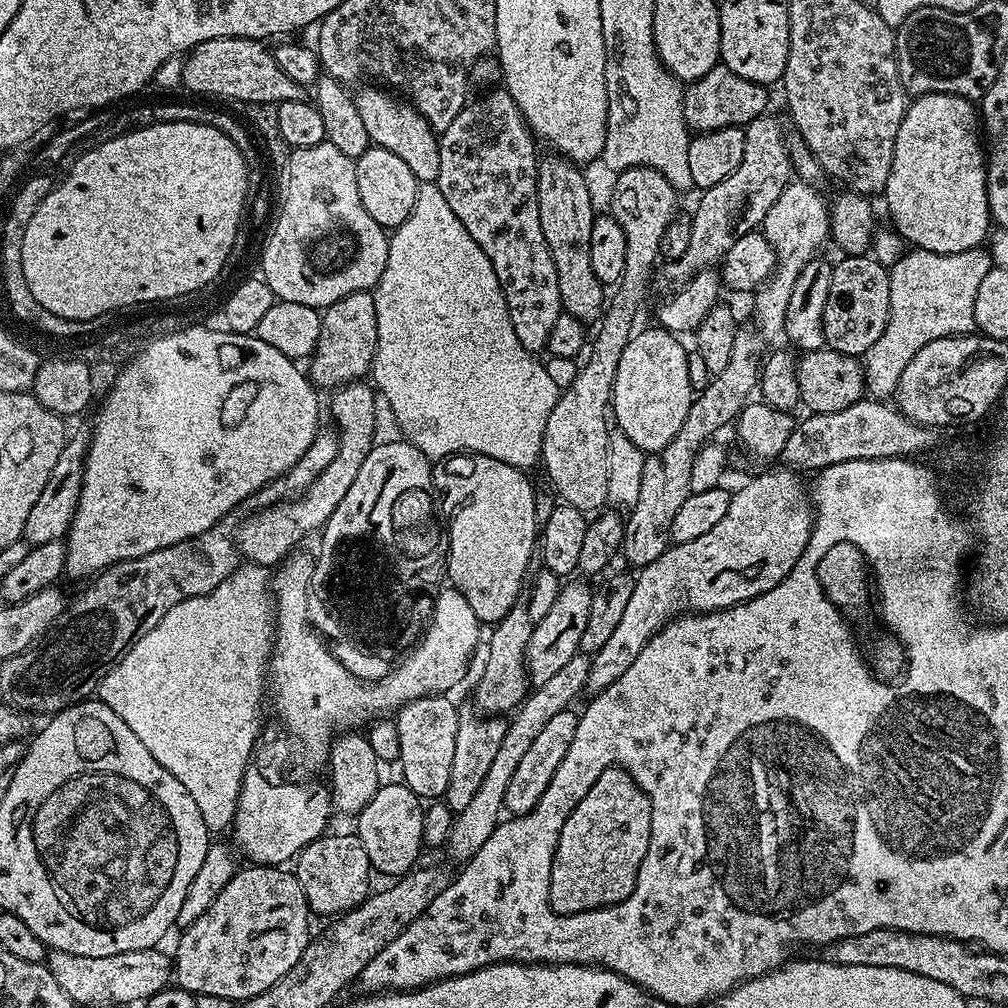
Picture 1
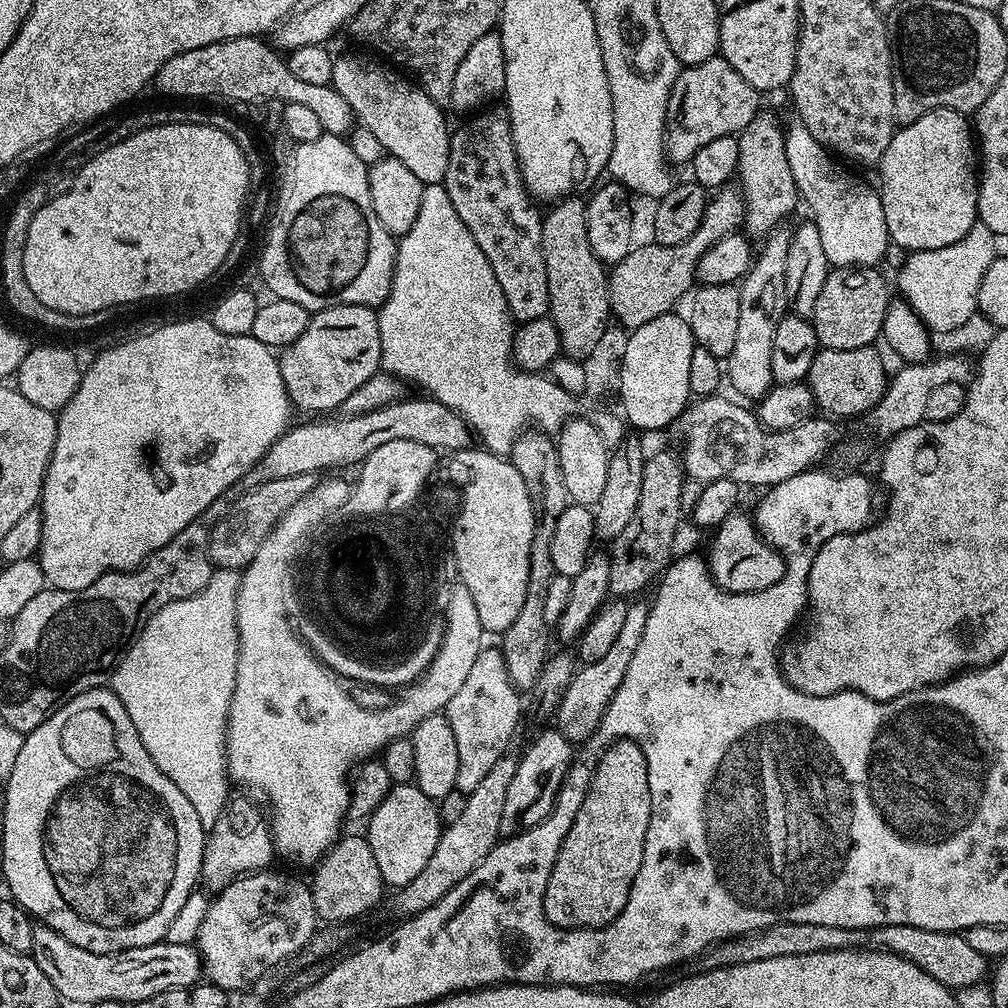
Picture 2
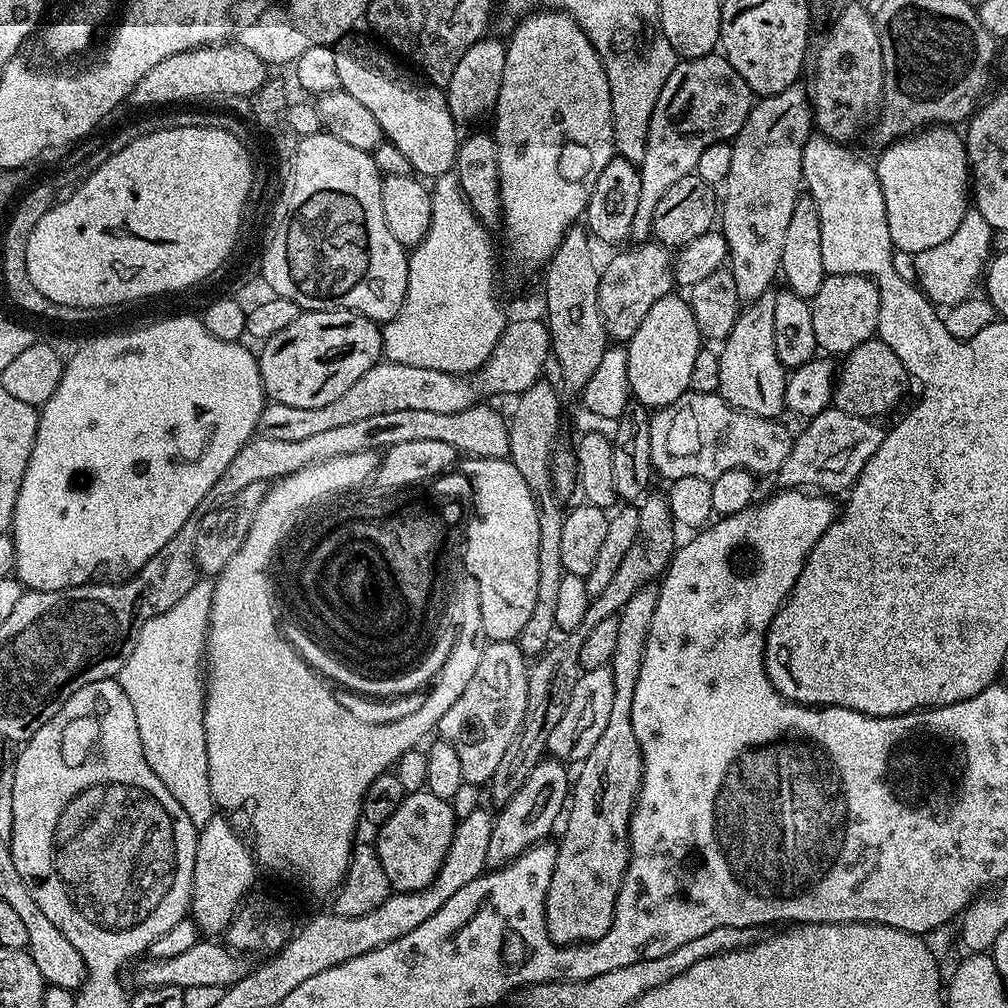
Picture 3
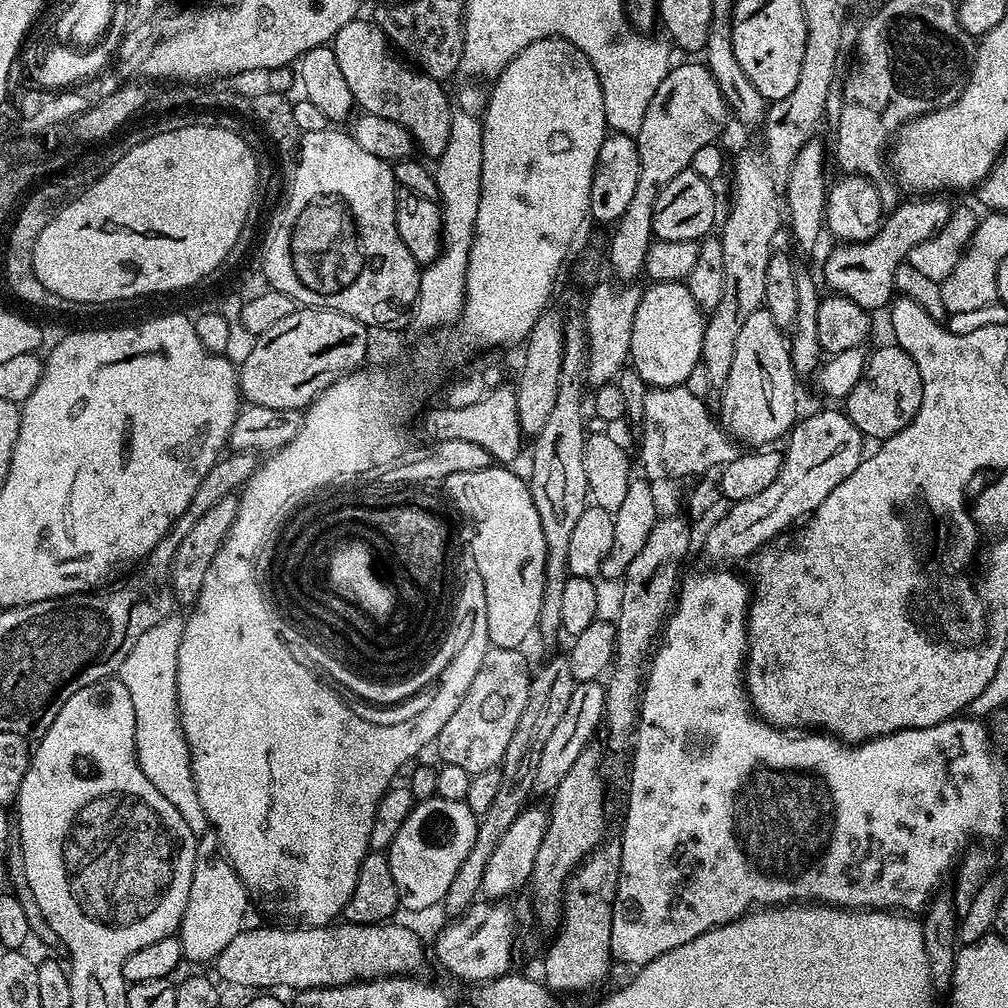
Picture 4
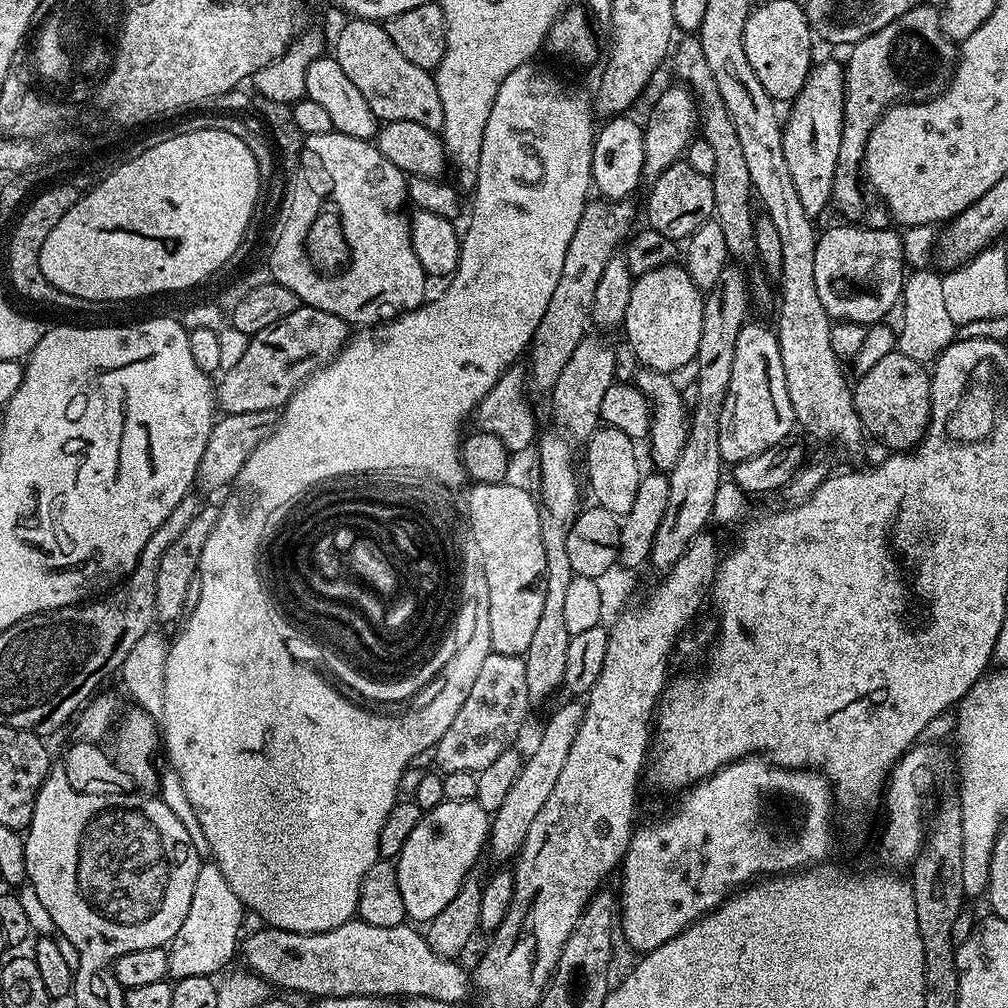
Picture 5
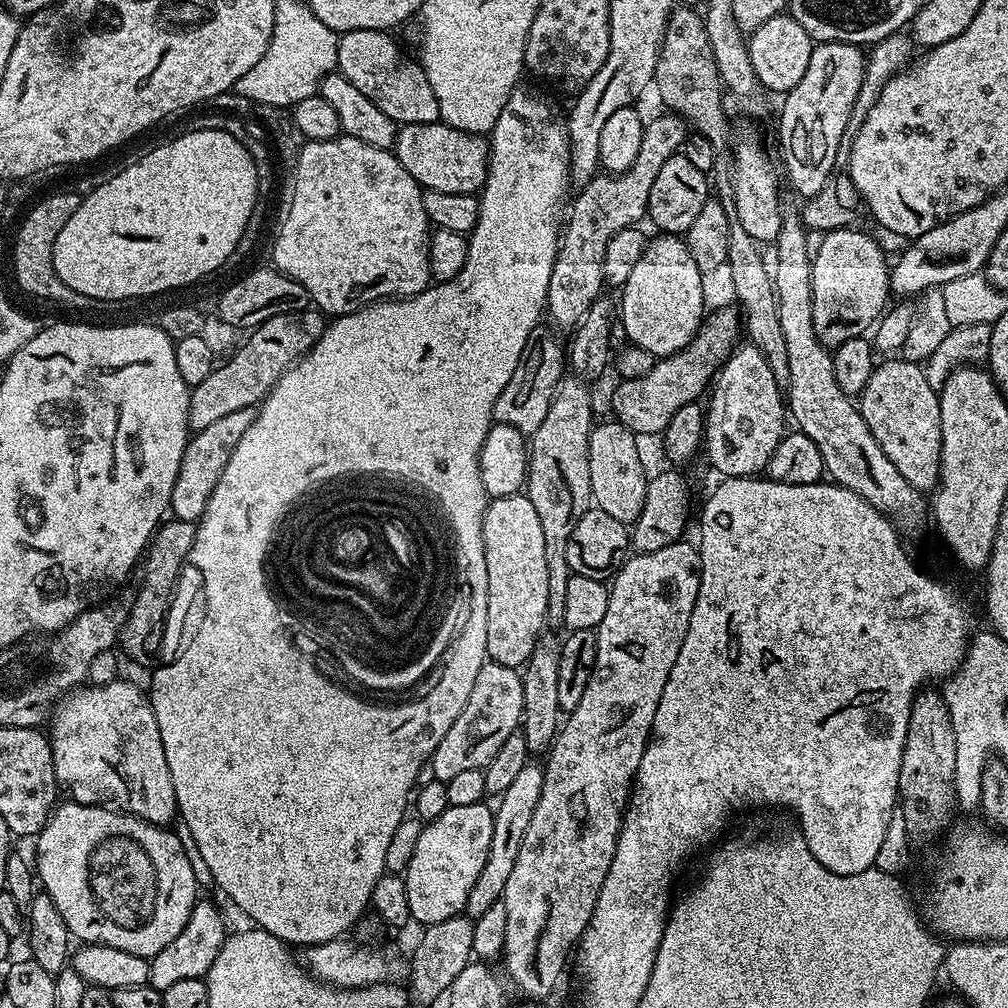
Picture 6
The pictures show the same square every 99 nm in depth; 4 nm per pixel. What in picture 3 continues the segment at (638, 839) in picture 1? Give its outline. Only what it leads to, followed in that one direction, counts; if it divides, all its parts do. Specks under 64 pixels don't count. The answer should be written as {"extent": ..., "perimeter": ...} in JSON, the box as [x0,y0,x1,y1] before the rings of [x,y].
{"extent":[544,586,658,946],"perimeter":[[[649,586],[642,588],[634,594],[634,598],[630,598],[630,602],[626,602],[626,606],[618,613],[620,621],[618,622],[618,639],[614,642],[614,654],[612,655],[611,669],[614,678],[614,706],[610,709],[610,719],[606,721],[606,730],[602,730],[602,735],[598,738],[598,743],[594,746],[594,750],[590,750],[590,754],[586,754],[586,758],[579,765],[578,771],[575,773],[574,783],[570,788],[570,807],[566,812],[566,819],[563,821],[564,837],[558,840],[556,850],[556,861],[554,862],[554,870],[548,877],[548,893],[544,899],[544,917],[546,918],[546,930],[548,937],[556,944],[571,946],[574,944],[587,944],[589,940],[597,940],[602,938],[602,934],[606,934],[610,930],[610,926],[614,922],[614,914],[616,913],[616,903],[618,902],[618,894],[620,887],[624,881],[624,876],[628,872],[628,859],[630,858],[631,836],[630,824],[632,822],[632,811],[636,808],[636,799],[640,796],[640,787],[642,786],[642,778],[644,777],[644,763],[642,762],[642,750],[638,746],[638,738],[634,734],[634,722],[632,721],[632,703],[634,702],[634,686],[638,686],[638,674],[642,670],[642,658],[646,650],[646,638],[650,634],[650,622],[654,622],[654,610],[658,602],[658,591],[655,587]]]}

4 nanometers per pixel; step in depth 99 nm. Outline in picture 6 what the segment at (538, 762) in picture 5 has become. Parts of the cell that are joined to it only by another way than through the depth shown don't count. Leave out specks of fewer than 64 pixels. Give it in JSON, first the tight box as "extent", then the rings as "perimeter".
{"extent":[466,762,544,918],"perimeter":[[[536,762],[522,766],[521,772],[514,777],[514,783],[499,793],[497,804],[494,804],[492,821],[494,835],[490,838],[490,854],[486,854],[486,866],[482,866],[482,874],[478,882],[470,889],[470,898],[466,909],[467,915],[475,918],[486,914],[490,906],[501,903],[506,890],[506,882],[514,871],[514,861],[518,859],[518,849],[522,847],[522,838],[526,838],[526,830],[530,826],[530,817],[538,806],[538,798],[542,798],[544,769]]]}

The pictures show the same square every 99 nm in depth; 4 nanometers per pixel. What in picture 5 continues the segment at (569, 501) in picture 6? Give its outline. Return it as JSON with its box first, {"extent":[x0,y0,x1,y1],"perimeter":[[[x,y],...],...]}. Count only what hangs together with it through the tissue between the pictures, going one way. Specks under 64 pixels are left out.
{"extent":[550,335,615,441],"perimeter":[[[585,335],[584,341],[570,354],[570,362],[558,374],[558,382],[554,382],[550,393],[552,408],[556,411],[556,420],[561,429],[573,441],[587,441],[588,437],[601,427],[600,411],[602,398],[606,398],[606,390],[615,381],[615,350],[611,343],[607,344],[600,336]]]}

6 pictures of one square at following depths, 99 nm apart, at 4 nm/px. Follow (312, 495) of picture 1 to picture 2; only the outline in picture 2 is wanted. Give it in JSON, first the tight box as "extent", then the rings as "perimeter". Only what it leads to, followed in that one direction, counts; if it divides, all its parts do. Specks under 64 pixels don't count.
{"extent":[208,472,318,570],"perimeter":[[[315,472],[298,474],[290,478],[274,478],[264,484],[249,487],[245,496],[240,496],[232,504],[232,509],[215,525],[211,525],[208,534],[208,557],[216,568],[234,568],[243,570],[258,554],[258,546],[275,528],[303,496],[317,487],[318,476]]]}

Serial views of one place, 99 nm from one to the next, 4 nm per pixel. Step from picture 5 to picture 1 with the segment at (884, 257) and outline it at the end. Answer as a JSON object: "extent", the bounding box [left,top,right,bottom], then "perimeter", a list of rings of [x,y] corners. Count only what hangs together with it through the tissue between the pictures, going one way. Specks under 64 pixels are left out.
{"extent":[882,94,993,254],"perimeter":[[[926,94],[915,97],[907,105],[904,117],[898,128],[897,142],[894,146],[893,165],[890,166],[889,181],[882,193],[883,199],[888,199],[888,212],[892,215],[891,227],[900,233],[900,237],[912,248],[930,250],[934,254],[958,254],[962,250],[981,247],[989,239],[993,227],[990,206],[988,205],[988,165],[986,163],[986,148],[982,143],[982,120],[978,108],[973,101],[955,96],[954,94]]]}

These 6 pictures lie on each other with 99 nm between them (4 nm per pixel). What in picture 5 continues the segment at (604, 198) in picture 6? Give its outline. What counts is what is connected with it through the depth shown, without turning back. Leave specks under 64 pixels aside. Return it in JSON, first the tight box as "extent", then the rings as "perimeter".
{"extent":[526,198,636,393],"perimeter":[[[596,198],[585,204],[582,218],[578,218],[578,230],[574,230],[574,238],[570,238],[570,246],[566,250],[566,262],[562,262],[562,275],[558,278],[558,286],[554,286],[554,294],[550,294],[550,306],[546,306],[546,314],[542,314],[542,322],[538,322],[538,330],[534,330],[531,345],[526,352],[526,384],[533,393],[551,393],[554,382],[558,382],[558,374],[562,374],[566,362],[570,362],[570,354],[574,354],[574,350],[578,350],[578,346],[584,341],[584,327],[589,327],[590,324],[594,290],[598,290],[602,270],[606,270],[606,262],[610,262],[610,258],[617,253],[616,246],[620,242],[622,244],[629,235],[632,219],[636,216],[632,203],[631,199],[610,201]]]}

